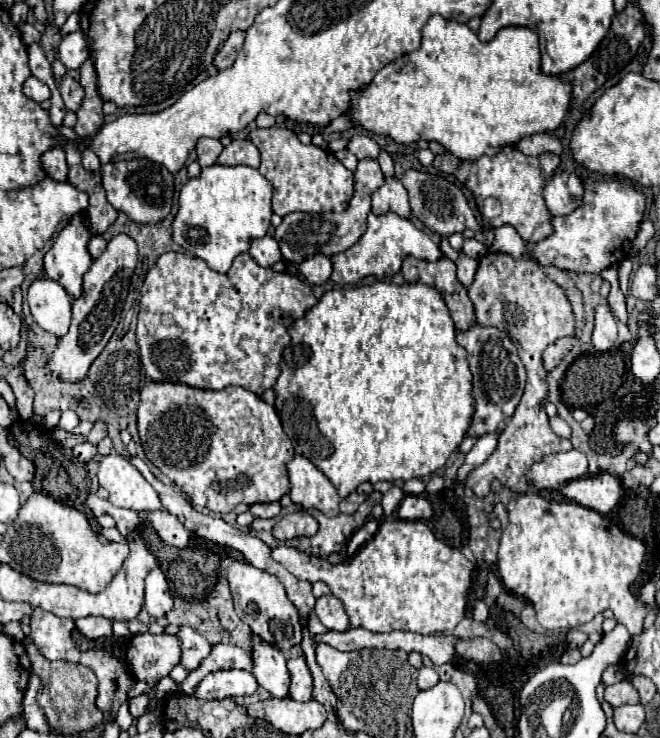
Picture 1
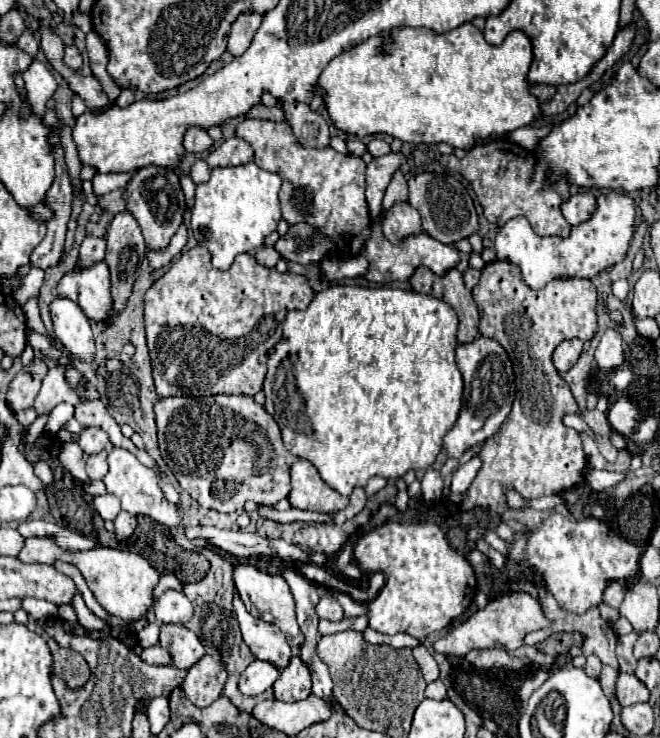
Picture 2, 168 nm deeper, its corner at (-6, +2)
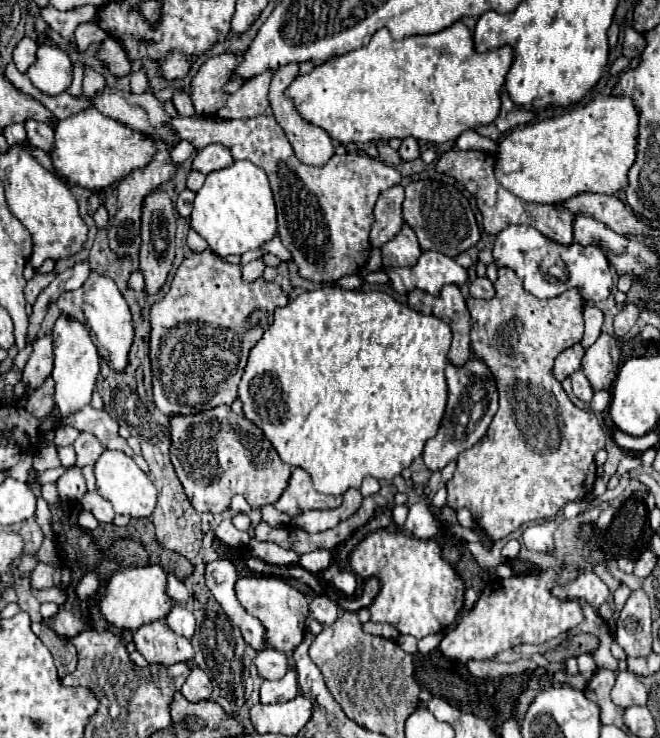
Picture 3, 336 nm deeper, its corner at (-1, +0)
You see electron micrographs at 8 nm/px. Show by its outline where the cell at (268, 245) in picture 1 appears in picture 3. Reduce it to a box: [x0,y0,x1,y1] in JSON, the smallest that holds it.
[243,260,265,282]

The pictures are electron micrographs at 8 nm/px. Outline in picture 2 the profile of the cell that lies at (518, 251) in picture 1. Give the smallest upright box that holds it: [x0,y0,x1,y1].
[494,192,634,290]

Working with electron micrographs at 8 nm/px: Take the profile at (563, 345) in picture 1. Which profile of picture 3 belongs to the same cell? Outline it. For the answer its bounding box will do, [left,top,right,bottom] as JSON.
[553,344,585,382]

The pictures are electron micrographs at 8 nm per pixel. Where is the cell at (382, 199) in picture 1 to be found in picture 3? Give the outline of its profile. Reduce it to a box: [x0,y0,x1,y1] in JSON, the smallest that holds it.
[381,224,421,266]

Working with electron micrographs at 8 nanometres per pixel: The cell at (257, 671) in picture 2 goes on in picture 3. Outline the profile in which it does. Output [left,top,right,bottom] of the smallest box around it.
[255,648,289,680]

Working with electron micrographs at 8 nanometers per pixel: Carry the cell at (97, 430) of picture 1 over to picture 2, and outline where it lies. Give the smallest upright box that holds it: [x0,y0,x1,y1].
[78,428,108,454]

